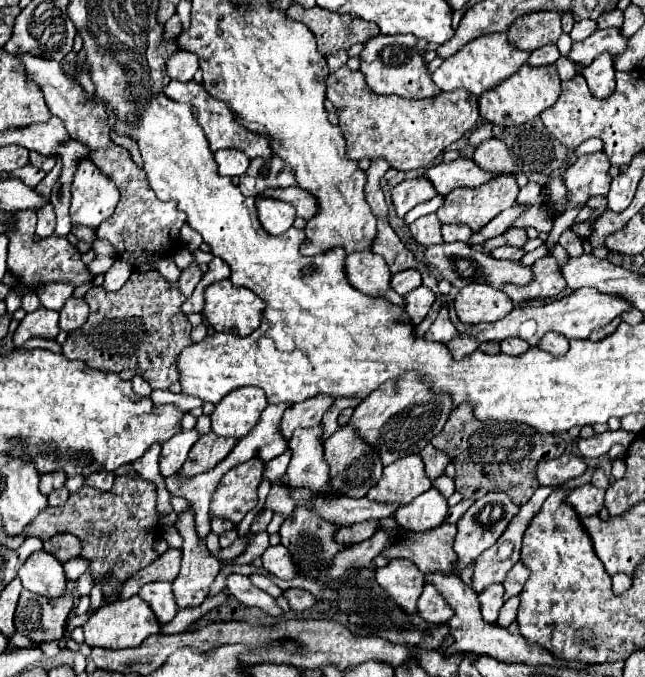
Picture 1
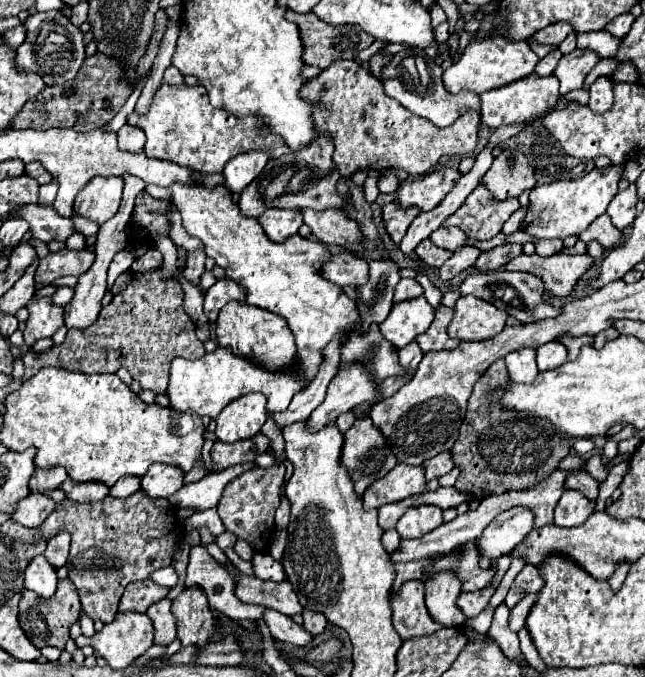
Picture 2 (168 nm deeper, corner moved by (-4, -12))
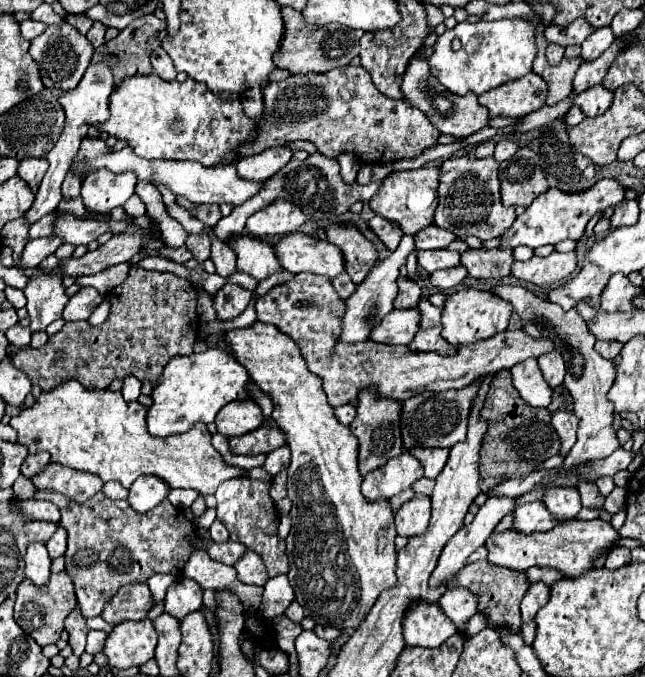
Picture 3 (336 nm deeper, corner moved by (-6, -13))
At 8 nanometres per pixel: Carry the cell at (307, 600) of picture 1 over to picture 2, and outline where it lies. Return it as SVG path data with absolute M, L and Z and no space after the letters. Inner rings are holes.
M303 610L303 628L311 634L321 634L327 626L327 620L323 614L317 614L317 612L311 612L311 610Z

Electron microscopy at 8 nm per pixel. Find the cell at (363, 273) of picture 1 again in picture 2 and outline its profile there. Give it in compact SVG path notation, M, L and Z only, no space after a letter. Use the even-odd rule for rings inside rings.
M341 252L341 254L333 254L331 262L323 264L323 270L319 274L335 282L337 286L347 286L347 284L361 286L367 282L369 266L367 260L351 256L349 252Z

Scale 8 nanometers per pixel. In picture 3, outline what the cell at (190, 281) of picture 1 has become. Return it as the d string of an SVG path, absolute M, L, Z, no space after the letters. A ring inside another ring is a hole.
M189 235L187 237L187 249L193 253L193 257L199 263L205 263L209 259L209 247L211 247L211 239L207 235Z

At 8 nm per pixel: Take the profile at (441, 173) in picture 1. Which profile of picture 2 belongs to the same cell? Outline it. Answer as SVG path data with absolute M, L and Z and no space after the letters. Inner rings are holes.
M439 168L431 174L425 174L417 180L407 180L399 184L397 190L397 204L401 208L411 208L417 206L421 212L433 210L443 198L445 194L457 184L461 172L457 168Z

